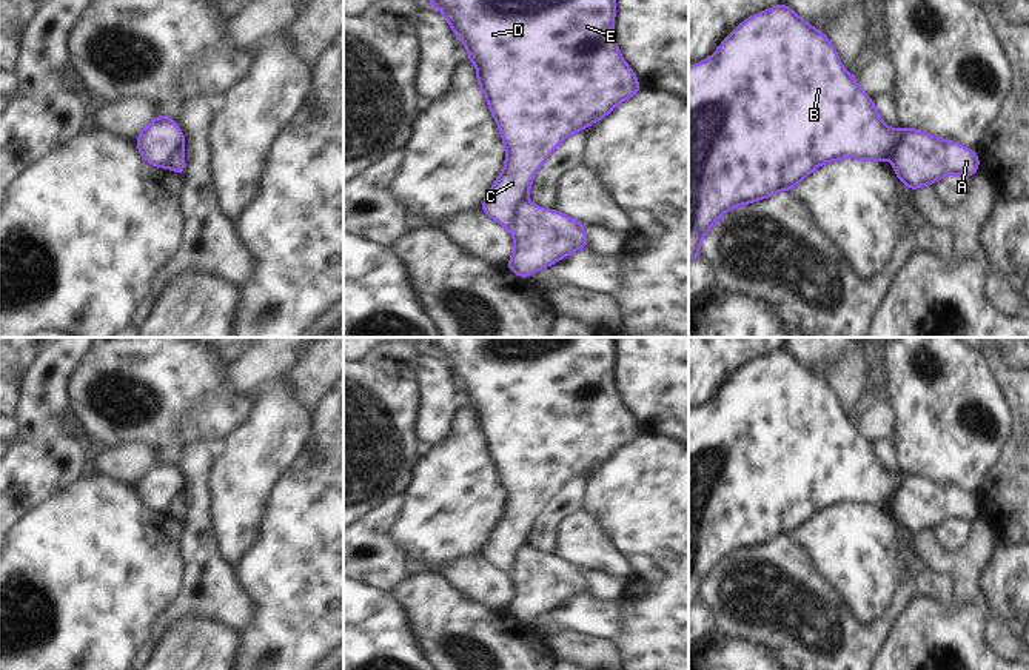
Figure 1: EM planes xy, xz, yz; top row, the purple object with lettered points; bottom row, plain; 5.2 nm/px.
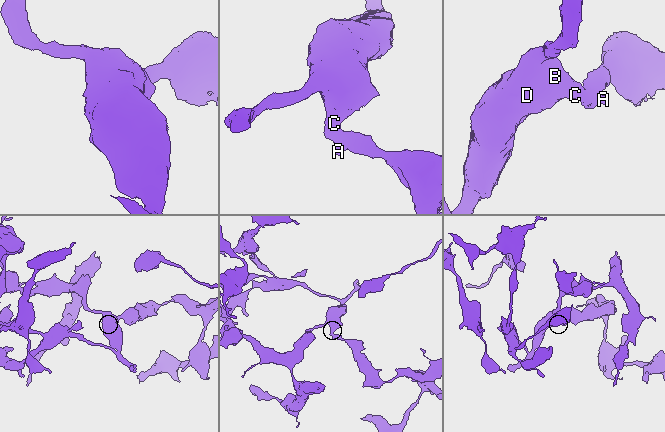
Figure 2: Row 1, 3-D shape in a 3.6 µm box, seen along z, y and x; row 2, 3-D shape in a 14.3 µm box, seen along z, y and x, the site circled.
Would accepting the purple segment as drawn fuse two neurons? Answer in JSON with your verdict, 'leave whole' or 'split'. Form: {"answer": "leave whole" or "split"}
{"answer": "split"}

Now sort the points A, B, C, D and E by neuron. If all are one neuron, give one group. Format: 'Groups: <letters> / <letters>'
Groups: A / B C D E

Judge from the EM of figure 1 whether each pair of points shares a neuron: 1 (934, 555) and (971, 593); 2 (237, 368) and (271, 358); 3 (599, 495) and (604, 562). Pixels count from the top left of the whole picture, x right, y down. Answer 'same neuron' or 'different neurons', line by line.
1: same neuron
2: same neuron
3: different neurons

